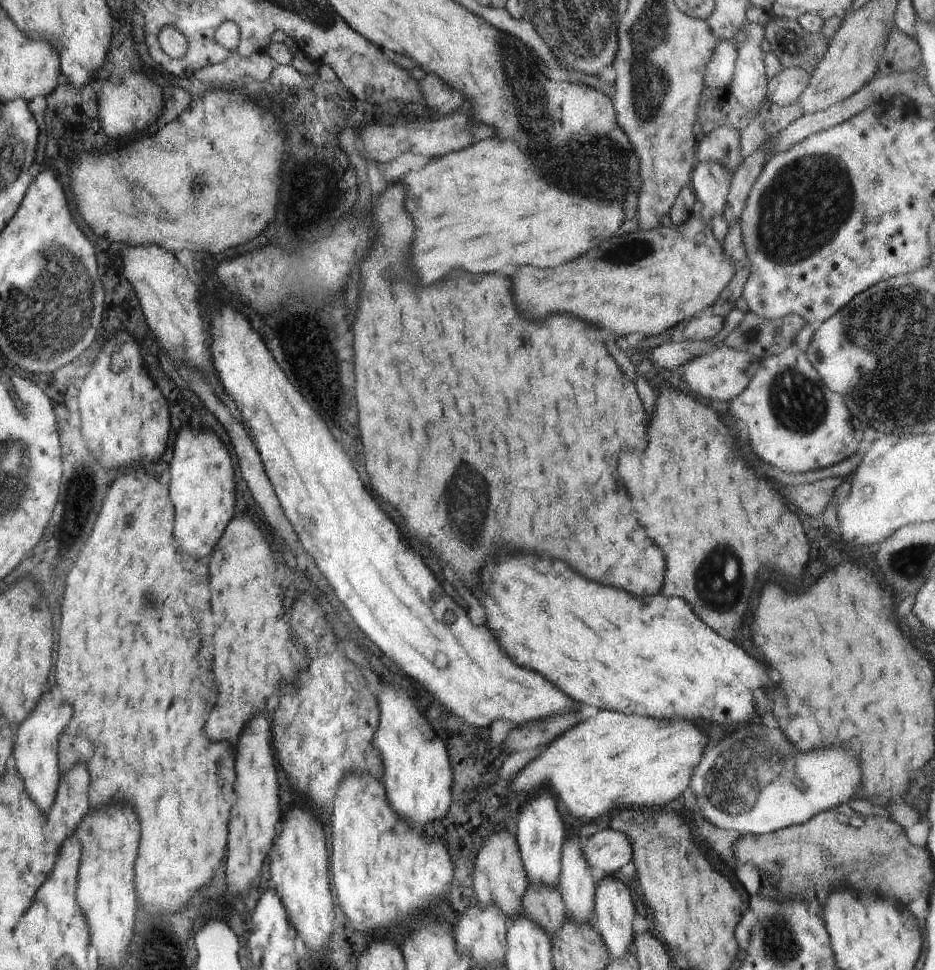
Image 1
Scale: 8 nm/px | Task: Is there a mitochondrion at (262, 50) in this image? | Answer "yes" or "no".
no

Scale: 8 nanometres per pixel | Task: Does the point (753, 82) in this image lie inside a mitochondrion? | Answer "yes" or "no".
no

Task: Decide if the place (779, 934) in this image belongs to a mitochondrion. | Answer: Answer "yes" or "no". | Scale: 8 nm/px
yes

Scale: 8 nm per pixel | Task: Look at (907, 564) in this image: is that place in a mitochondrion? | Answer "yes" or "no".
yes

